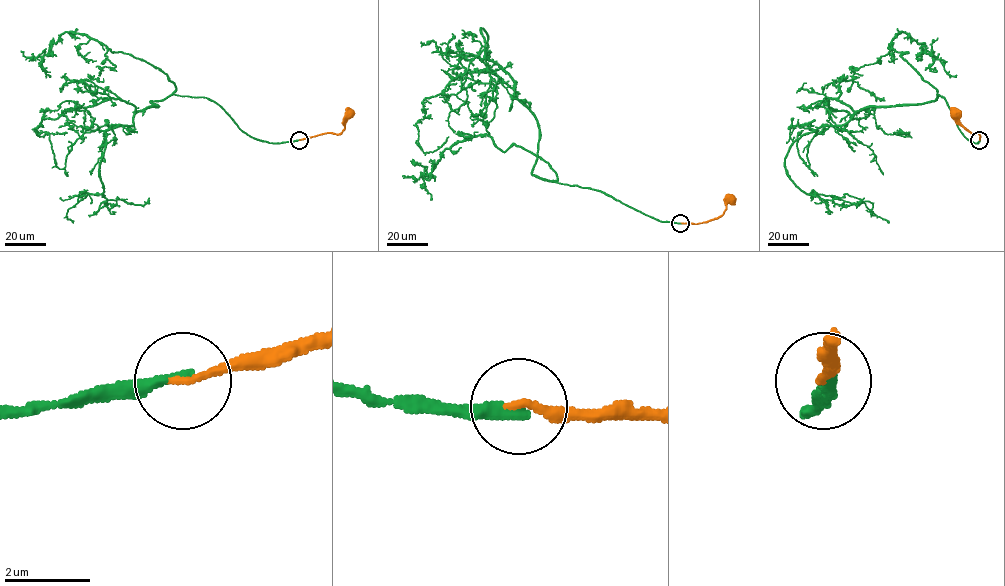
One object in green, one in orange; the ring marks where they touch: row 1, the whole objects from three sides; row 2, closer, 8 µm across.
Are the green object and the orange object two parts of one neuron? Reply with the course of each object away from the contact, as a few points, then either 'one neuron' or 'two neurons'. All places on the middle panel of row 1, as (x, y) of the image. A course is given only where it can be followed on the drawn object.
green via (681, 223), (535, 176), (539, 125), (483, 28), (454, 132) | orange via (681, 223), (697, 224), (718, 218), (730, 199) | one neuron

